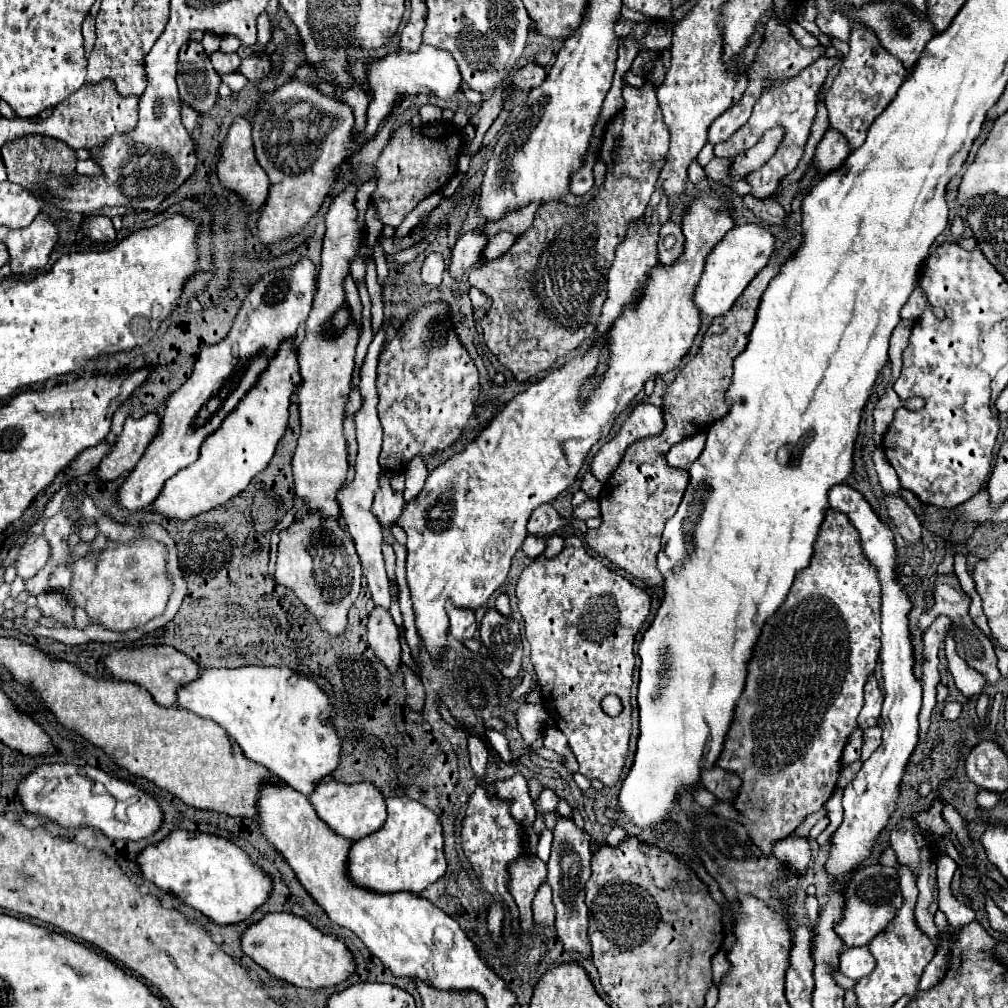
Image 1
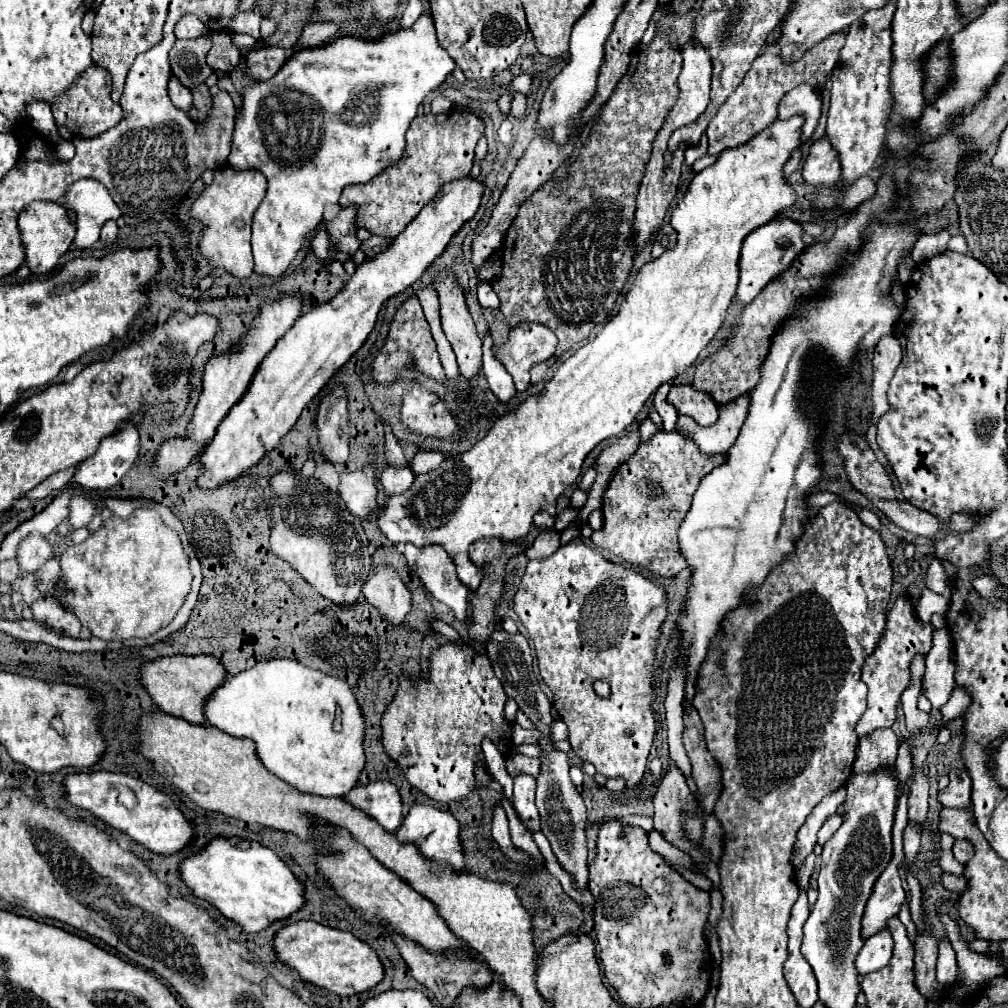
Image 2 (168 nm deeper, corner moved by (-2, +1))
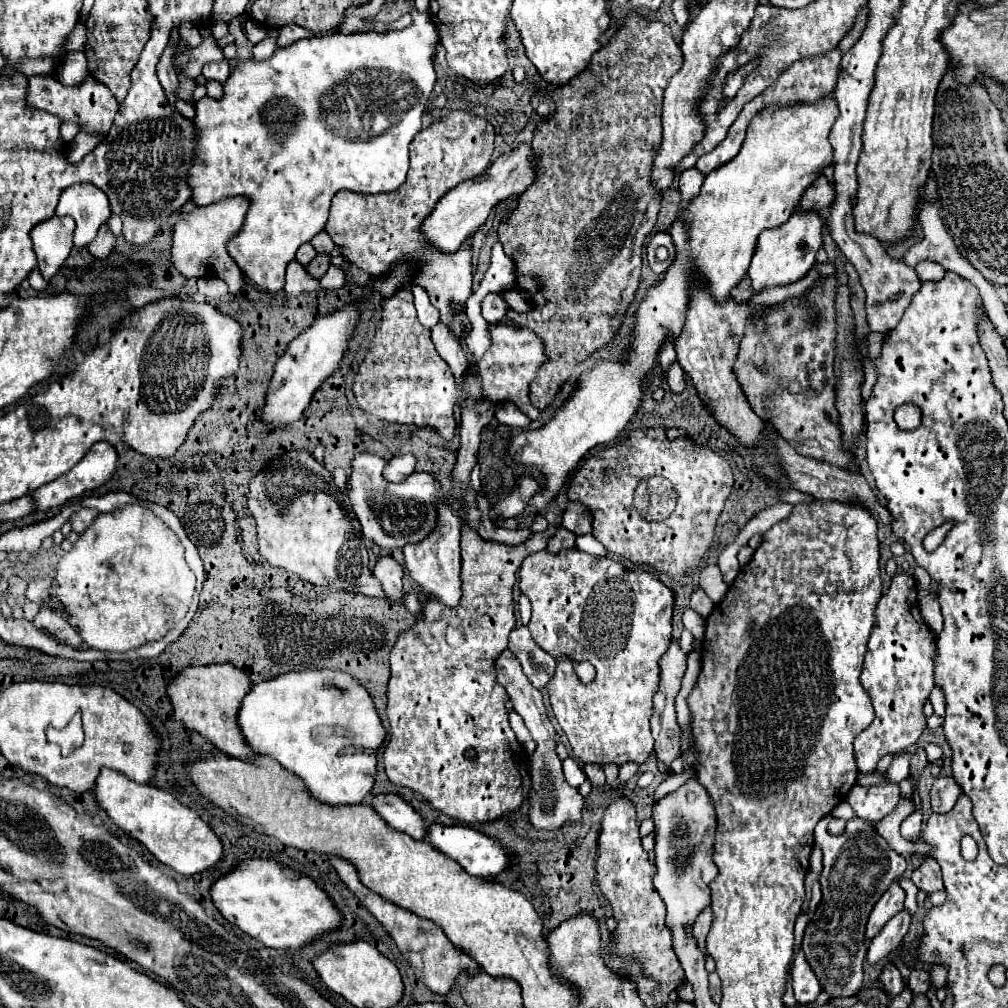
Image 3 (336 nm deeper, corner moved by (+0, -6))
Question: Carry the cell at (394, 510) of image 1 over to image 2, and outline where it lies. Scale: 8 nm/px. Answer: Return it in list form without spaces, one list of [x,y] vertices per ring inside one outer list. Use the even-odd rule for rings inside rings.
[[[388,466],[388,468],[382,472],[382,478],[380,478],[380,482],[384,484],[384,490],[386,490],[388,496],[390,496],[390,494],[406,492],[406,490],[410,488],[412,480],[414,480],[414,474],[412,474],[412,470],[410,470],[408,466],[402,466],[402,468],[398,468],[398,466]]]

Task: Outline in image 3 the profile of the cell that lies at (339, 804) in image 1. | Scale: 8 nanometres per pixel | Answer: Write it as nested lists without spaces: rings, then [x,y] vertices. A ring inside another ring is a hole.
[[[376,795],[372,799],[372,807],[386,821],[386,825],[392,827],[394,831],[402,831],[418,841],[426,837],[426,823],[402,797]]]

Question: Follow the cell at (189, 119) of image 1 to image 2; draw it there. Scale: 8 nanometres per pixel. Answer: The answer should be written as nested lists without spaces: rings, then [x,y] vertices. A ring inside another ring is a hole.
[[[174,74],[170,76],[170,82],[168,82],[168,94],[170,94],[174,106],[178,106],[184,112],[190,110],[190,106],[192,106],[192,94],[190,94],[188,88],[184,88],[184,84],[180,84],[180,80]]]

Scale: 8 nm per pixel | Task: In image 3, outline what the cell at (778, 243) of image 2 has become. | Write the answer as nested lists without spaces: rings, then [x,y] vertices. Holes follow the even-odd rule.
[[[794,213],[784,225],[762,231],[758,237],[756,251],[750,261],[748,277],[752,281],[754,291],[762,291],[768,287],[778,287],[778,285],[790,285],[806,277],[806,273],[812,269],[816,263],[816,251],[822,247],[822,221],[816,213]]]

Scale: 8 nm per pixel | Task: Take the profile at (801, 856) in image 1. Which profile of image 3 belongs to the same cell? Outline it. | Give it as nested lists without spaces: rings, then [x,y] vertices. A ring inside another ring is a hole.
[[[798,951],[790,969],[790,977],[792,977],[792,989],[794,989],[794,997],[800,1005],[810,1005],[814,1003],[814,999],[820,995],[820,983],[816,979],[816,975],[812,973],[810,965],[804,959],[804,953]]]

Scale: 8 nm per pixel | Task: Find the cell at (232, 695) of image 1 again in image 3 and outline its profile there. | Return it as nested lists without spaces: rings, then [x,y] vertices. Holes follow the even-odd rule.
[[[330,669],[290,671],[252,685],[242,699],[238,727],[254,753],[274,757],[304,781],[312,799],[326,805],[360,803],[370,793],[376,751],[386,737],[366,689],[350,675]]]

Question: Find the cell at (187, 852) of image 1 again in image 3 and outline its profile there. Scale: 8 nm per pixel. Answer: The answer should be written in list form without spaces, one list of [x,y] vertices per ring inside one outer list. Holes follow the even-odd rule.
[[[248,859],[238,863],[230,873],[220,875],[212,883],[210,897],[226,921],[274,949],[306,945],[340,925],[340,913],[310,877],[292,873],[268,859]]]

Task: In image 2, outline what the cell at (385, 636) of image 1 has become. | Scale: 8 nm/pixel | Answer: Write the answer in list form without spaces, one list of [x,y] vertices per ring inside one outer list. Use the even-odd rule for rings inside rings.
[[[390,564],[374,566],[362,592],[366,600],[382,612],[384,620],[392,624],[404,622],[404,616],[410,612],[412,594]]]

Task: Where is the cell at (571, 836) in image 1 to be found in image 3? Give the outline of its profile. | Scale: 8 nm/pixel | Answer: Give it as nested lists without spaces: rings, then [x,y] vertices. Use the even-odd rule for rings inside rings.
[[[504,649],[498,655],[498,659],[494,661],[494,667],[496,667],[498,683],[506,689],[506,693],[514,705],[514,711],[524,719],[528,731],[532,733],[532,739],[536,741],[536,751],[530,757],[530,781],[532,781],[532,791],[528,795],[530,823],[538,831],[560,831],[568,823],[582,821],[584,799],[578,793],[578,789],[570,787],[568,781],[564,779],[562,761],[556,755],[556,739],[554,739],[556,731],[554,731],[554,725],[552,725],[548,713],[546,713],[542,693],[538,689],[534,689],[534,685],[526,679],[526,675],[520,667],[520,661],[508,649]]]

